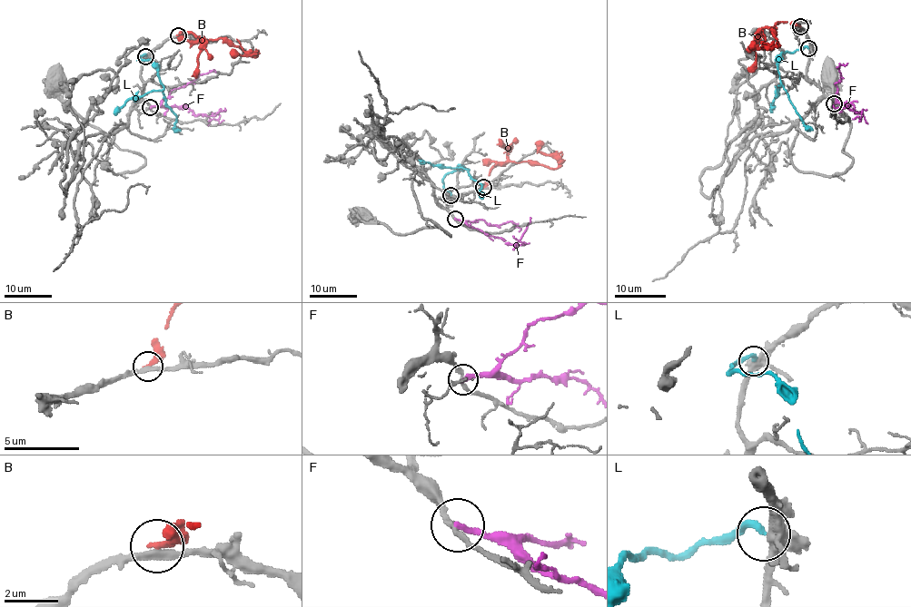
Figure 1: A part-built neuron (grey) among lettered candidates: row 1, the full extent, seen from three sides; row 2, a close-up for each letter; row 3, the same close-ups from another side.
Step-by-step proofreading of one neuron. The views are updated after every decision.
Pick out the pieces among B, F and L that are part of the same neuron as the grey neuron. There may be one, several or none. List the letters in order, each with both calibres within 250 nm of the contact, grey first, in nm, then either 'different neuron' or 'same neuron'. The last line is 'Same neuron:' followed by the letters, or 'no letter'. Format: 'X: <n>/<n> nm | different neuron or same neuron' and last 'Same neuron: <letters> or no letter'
B: 240/280 nm | different neuron
F: 190/240 nm | different neuron
L: 460/260 nm | different neuron
Same neuron: no letter

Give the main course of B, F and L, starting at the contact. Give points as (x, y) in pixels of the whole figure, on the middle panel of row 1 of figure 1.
B: (482, 188), (489, 172), (497, 165), (511, 161), (537, 161), (555, 169), (559, 162), (539, 151), (539, 140)
F: (455, 218), (464, 220), (473, 228), (505, 243), (515, 244), (530, 221), (530, 217)
L: (450, 194), (442, 181), (446, 174), (458, 169), (469, 169), (440, 167), (419, 159)

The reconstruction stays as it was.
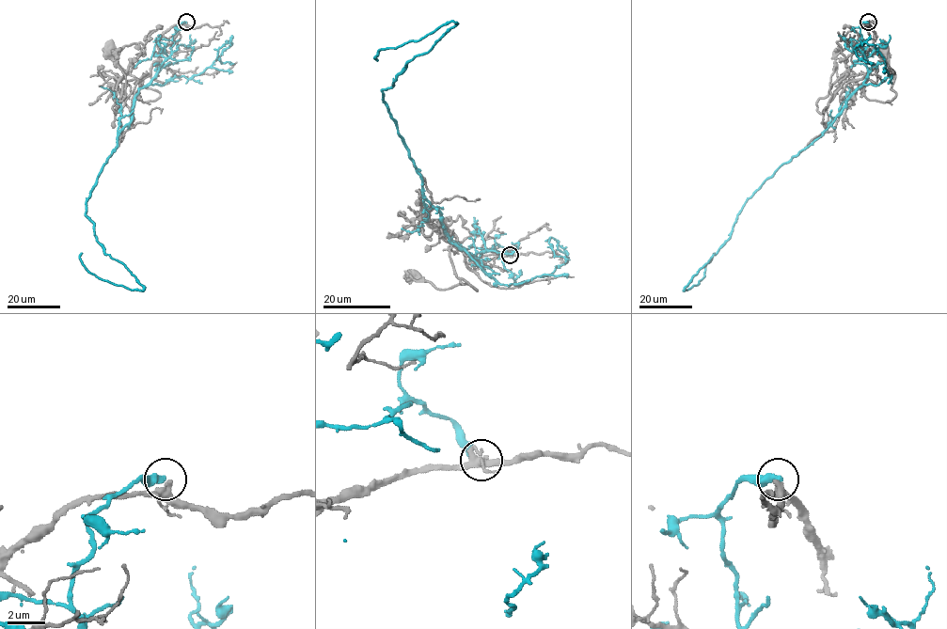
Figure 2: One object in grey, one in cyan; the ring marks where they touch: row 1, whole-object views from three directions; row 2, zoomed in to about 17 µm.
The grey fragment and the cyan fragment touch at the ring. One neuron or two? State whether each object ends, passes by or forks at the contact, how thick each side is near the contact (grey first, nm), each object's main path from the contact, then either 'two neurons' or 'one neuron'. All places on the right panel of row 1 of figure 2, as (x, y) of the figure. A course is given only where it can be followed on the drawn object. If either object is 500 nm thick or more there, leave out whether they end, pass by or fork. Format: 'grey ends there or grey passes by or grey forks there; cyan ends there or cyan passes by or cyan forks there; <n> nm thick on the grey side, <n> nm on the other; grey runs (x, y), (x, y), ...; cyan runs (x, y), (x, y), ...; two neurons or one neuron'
grey forks there; cyan ends there; 240 nm thick on the grey side, 400 nm on the other; grey runs (868, 23), (874, 31), (872, 51), (880, 60), (864, 75), (864, 95), (883, 102), (896, 93), (885, 48); cyan runs (868, 23), (860, 27), (868, 77), (825, 132), (746, 202), (731, 238), (684, 290), (699, 284), (715, 253); two neurons

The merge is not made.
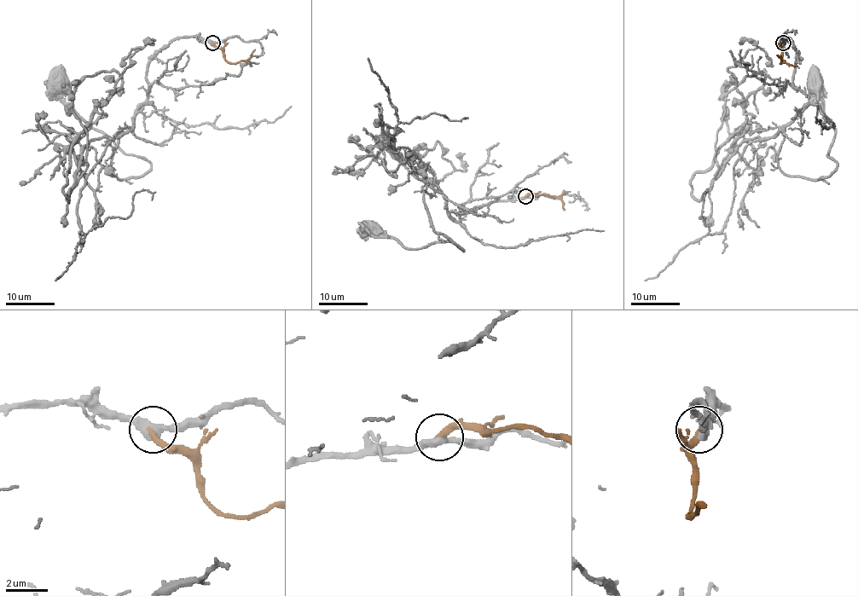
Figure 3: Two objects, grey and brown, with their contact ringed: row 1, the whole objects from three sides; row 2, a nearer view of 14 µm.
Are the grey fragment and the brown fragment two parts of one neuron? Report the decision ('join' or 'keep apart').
join

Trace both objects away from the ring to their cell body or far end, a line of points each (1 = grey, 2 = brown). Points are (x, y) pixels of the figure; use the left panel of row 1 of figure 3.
1: (212, 43), (153, 56), (111, 161), (139, 178), (150, 164), (60, 80)
2: (212, 43), (230, 62), (246, 61), (252, 66)

